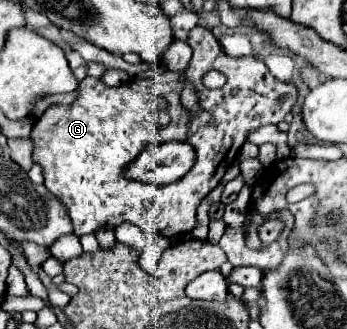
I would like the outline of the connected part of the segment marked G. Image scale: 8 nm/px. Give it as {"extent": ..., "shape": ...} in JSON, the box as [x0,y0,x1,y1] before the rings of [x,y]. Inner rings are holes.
{"extent":[31,26,299,236],"shape":[[[195,26],[193,30],[175,30],[175,38],[187,42],[193,48],[193,58],[185,72],[173,72],[167,68],[163,72],[157,72],[151,78],[135,78],[121,86],[107,86],[99,78],[87,76],[77,88],[79,96],[69,106],[63,106],[63,104],[49,106],[31,130],[31,138],[35,144],[33,160],[43,166],[45,186],[67,206],[77,236],[95,232],[105,222],[111,226],[117,226],[121,222],[133,222],[143,232],[149,232],[149,234],[159,232],[165,236],[177,236],[183,232],[191,232],[197,226],[197,208],[199,208],[201,200],[221,182],[229,164],[235,162],[243,142],[246,142],[247,134],[267,124],[278,124],[293,110],[293,106],[297,102],[299,92],[293,82],[283,82],[283,80],[277,80],[275,76],[271,76],[271,72],[267,70],[263,60],[259,60],[253,54],[239,56],[239,58],[225,54],[219,40],[213,36],[213,32],[209,28]],[[207,70],[223,72],[227,76],[227,84],[219,90],[205,88],[201,78]],[[185,86],[193,86],[193,90],[197,94],[199,110],[189,110],[181,104],[181,92]],[[233,88],[239,88],[239,94],[233,94],[231,92]],[[283,94],[287,94],[289,98],[285,98],[285,102],[277,102],[279,96],[283,96]],[[155,96],[163,96],[169,102],[171,122],[161,130],[155,130],[151,116],[147,114],[147,102],[153,100]],[[155,140],[157,142],[167,142],[167,140],[189,142],[191,146],[195,146],[195,152],[197,152],[195,166],[179,182],[165,184],[165,186],[143,184],[143,182],[125,178],[127,166],[141,154],[141,150],[147,144],[151,144]]]}

